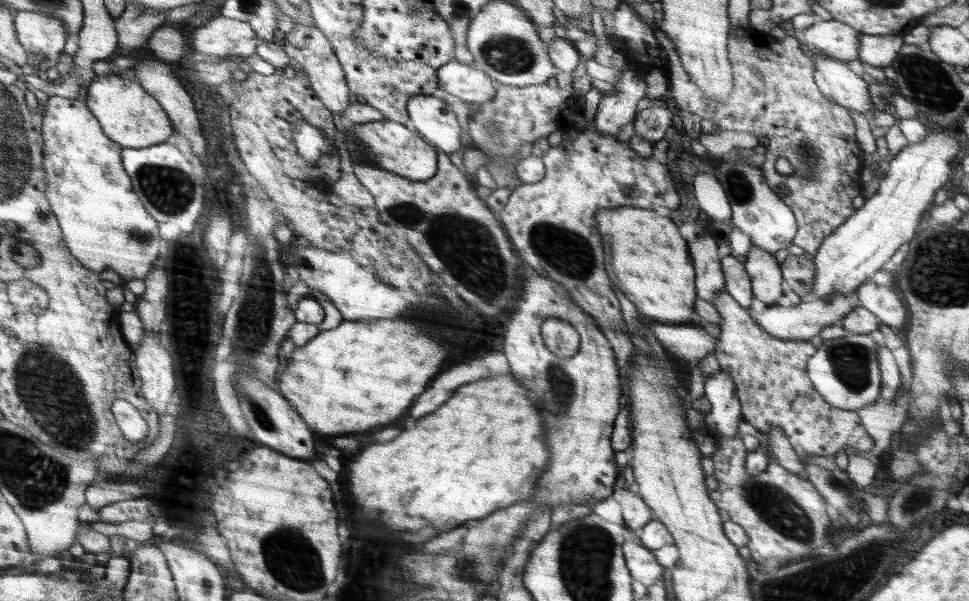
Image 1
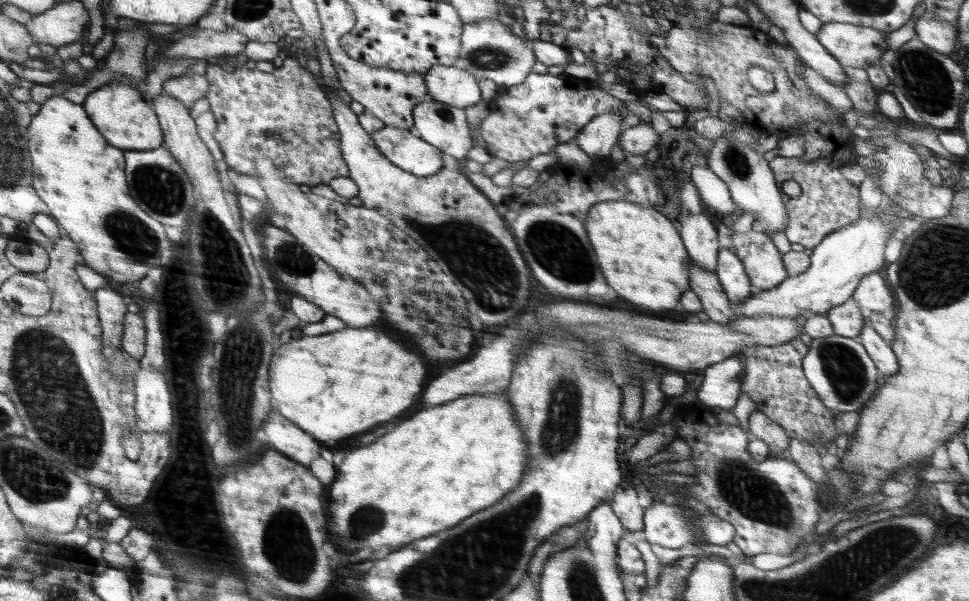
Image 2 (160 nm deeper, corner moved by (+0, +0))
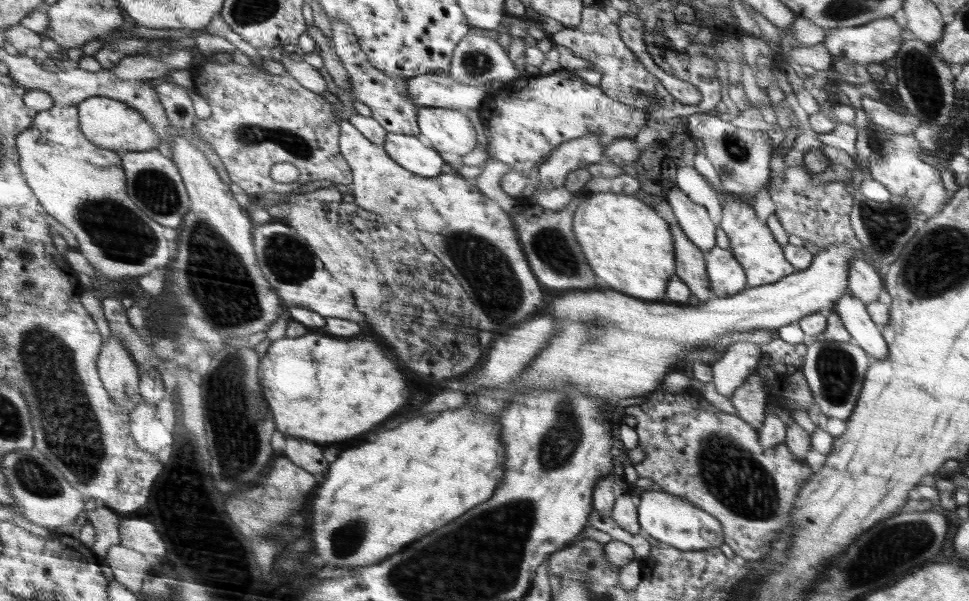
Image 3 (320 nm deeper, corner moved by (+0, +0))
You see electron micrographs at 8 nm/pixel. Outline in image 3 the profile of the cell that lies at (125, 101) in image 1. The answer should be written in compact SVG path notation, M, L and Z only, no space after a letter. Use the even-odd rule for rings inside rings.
M94 96L84 100L78 108L82 132L87 136L88 141L102 148L116 150L122 154L122 152L134 152L134 150L156 149L156 146L160 144L160 138L154 132L155 126L152 126L139 110L126 105L123 101L114 100L112 97Z

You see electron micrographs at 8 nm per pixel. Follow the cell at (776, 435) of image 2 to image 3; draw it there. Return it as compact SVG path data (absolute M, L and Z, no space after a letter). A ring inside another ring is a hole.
M745 383L735 388L732 396L729 398L730 402L736 408L736 415L738 415L744 422L751 424L752 428L759 430L763 426L765 417L765 408L767 405L766 394L762 394L760 390L754 392L749 389L749 385Z

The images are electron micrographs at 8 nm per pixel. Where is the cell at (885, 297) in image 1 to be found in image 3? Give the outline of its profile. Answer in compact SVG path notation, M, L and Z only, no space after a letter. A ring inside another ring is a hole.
M854 259L849 264L847 283L848 292L868 304L879 297L883 279L866 259Z

